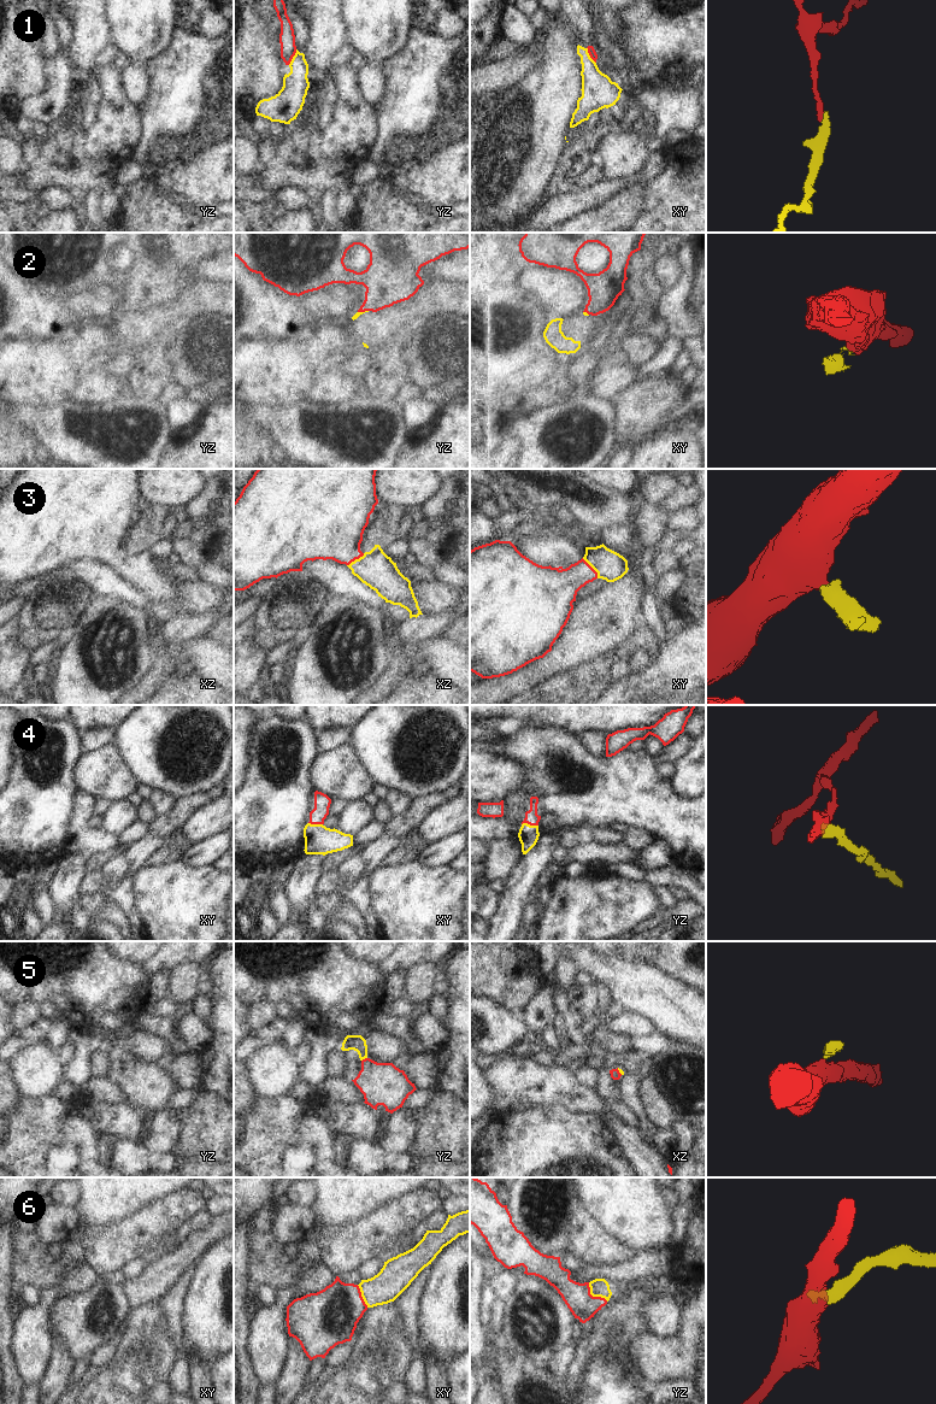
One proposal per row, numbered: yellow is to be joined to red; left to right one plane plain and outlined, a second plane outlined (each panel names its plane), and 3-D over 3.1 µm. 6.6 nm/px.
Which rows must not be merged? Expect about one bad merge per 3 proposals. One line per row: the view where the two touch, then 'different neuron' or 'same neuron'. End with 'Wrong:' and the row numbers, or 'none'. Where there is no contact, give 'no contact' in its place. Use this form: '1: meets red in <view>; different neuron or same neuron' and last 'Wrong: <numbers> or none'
1: meets red in yz; different neuron
2: meets red in yz; different neuron
3: meets red in xy; same neuron
4: meets red in yz; same neuron
5: meets red in yz; same neuron
6: meets red in yz; different neuron
Wrong: 1, 2, 6

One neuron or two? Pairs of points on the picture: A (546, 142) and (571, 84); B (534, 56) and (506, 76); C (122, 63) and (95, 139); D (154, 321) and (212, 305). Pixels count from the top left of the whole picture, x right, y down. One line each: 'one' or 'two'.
A: one
B: one
C: two
D: one

